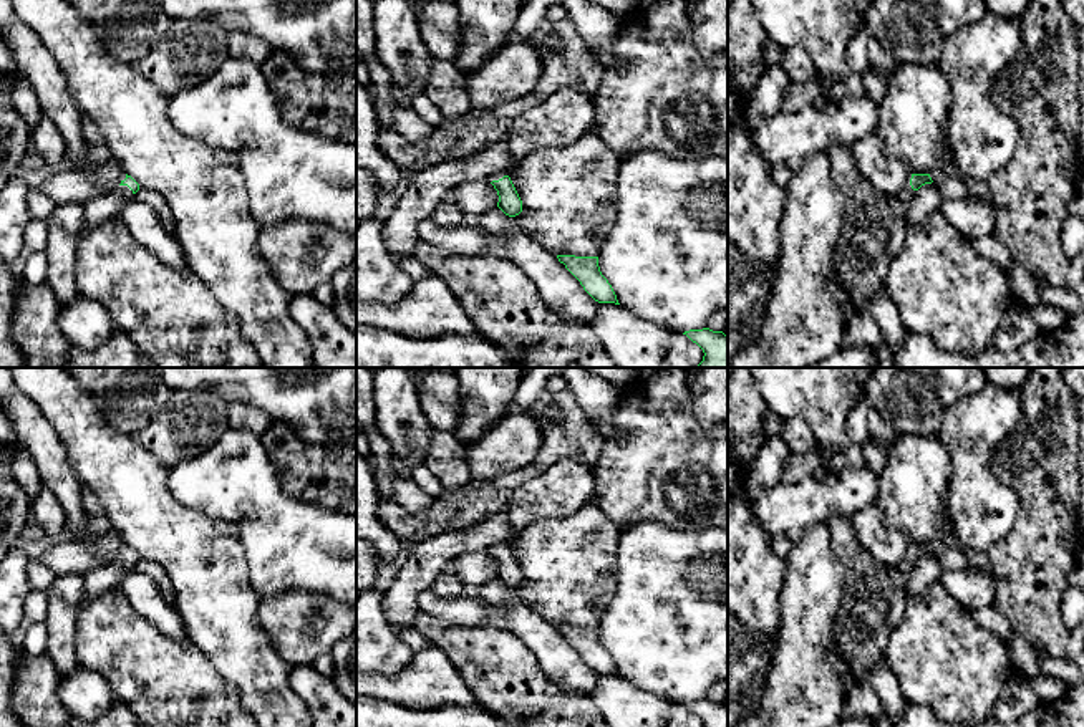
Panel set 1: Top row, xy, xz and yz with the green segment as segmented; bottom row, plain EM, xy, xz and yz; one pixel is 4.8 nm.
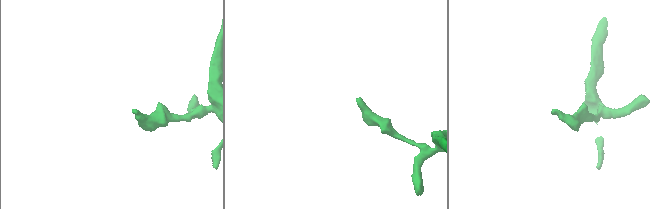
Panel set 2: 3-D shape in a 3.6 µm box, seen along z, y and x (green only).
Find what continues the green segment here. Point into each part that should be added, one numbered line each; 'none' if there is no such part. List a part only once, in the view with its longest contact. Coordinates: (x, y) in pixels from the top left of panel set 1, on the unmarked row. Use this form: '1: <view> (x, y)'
1: xy (96, 580)

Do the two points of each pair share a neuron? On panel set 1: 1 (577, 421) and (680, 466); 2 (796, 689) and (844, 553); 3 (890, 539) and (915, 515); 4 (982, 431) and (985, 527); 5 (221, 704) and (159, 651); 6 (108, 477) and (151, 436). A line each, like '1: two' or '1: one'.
1: two
2: two
3: two
4: one
5: one
6: two

